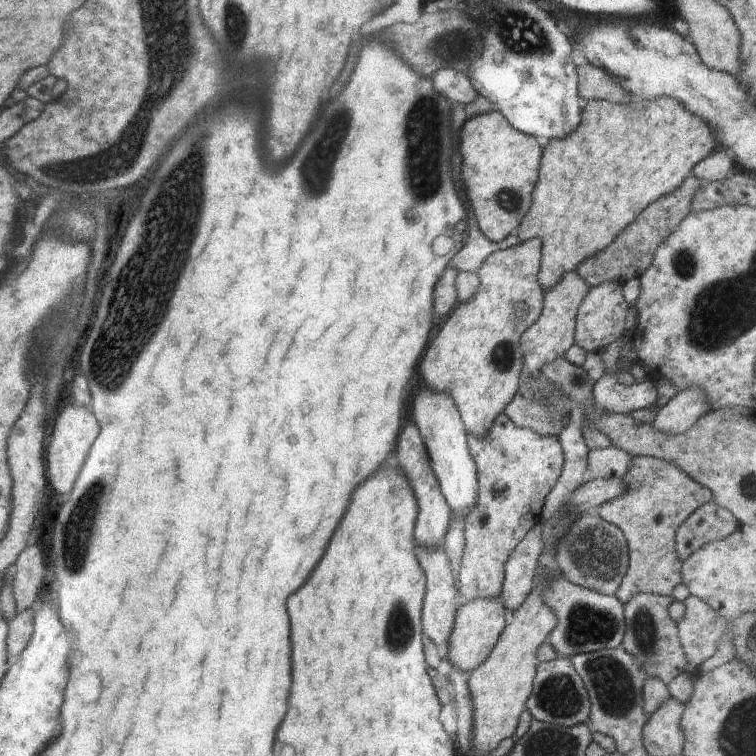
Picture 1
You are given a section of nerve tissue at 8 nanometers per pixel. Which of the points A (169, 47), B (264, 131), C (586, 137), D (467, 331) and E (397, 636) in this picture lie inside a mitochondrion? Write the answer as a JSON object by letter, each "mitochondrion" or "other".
{"A":"mitochondrion","B":"other","C":"other","D":"other","E":"mitochondrion"}

